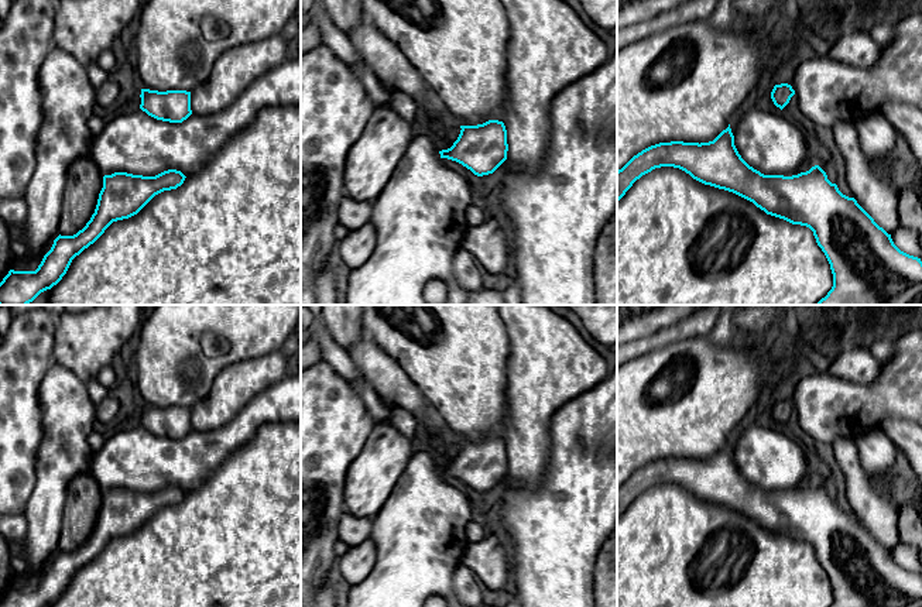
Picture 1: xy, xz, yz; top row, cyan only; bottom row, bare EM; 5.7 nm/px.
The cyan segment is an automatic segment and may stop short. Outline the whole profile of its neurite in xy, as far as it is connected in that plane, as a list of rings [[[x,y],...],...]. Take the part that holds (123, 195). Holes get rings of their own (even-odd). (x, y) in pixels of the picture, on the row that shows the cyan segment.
[[[176,169],[155,176],[114,172],[103,176],[95,213],[73,236],[58,236],[35,271],[14,271],[0,282],[0,305],[28,305],[66,274],[72,260],[93,244],[117,220],[137,215],[155,195],[176,189],[185,181]]]

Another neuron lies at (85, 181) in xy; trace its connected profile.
[[[89,155],[78,158],[69,167],[58,226],[61,236],[73,236],[86,226],[102,188],[103,175]]]

